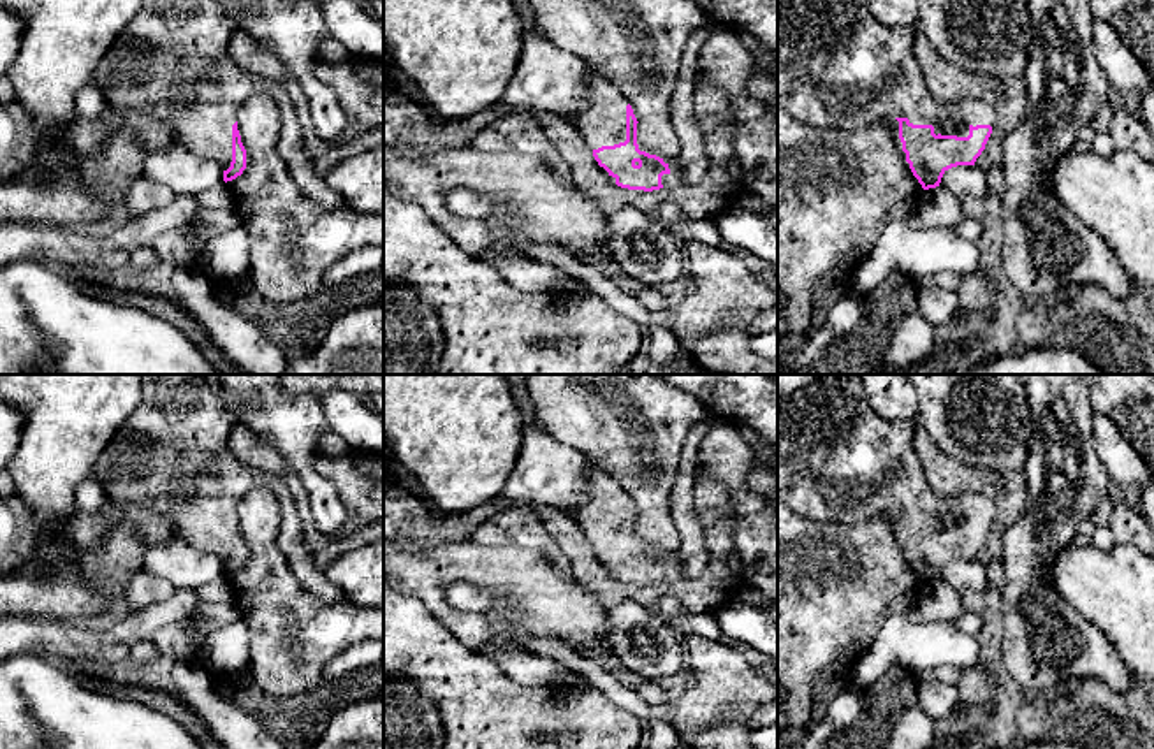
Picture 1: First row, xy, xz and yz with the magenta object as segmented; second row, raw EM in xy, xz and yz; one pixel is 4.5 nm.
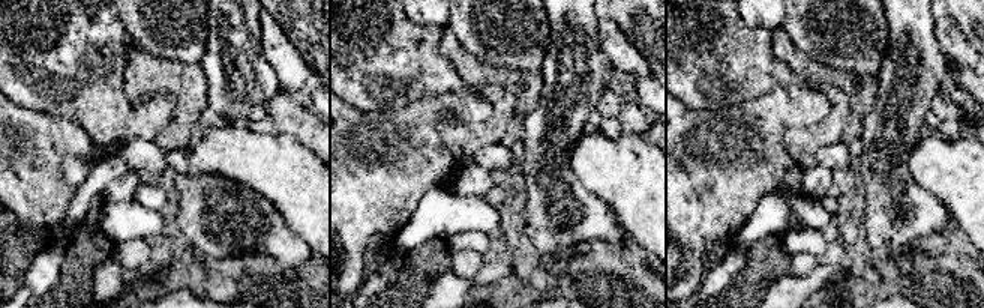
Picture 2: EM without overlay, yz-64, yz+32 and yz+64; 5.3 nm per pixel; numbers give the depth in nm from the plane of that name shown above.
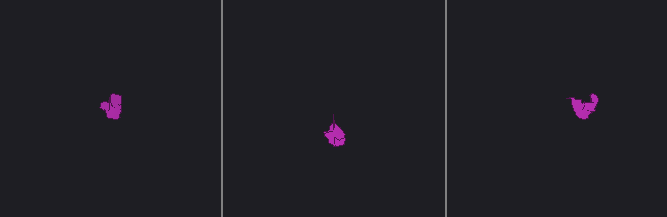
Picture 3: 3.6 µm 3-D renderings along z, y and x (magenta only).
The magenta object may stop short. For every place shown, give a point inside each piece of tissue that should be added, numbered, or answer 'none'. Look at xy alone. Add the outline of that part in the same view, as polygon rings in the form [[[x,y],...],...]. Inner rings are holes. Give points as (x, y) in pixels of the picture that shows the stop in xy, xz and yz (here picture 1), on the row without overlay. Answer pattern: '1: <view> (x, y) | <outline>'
1: xy (171, 456) | [[[142,374],[142,397],[121,424],[93,466],[93,478],[109,503],[141,506],[167,519],[176,536],[216,556],[227,564],[232,556],[232,519],[241,498],[255,487],[269,487],[280,499],[278,545],[299,584],[324,603],[345,594],[315,564],[303,542],[303,526],[294,494],[285,480],[241,464],[230,452],[234,415],[223,406],[218,389],[201,374]]]

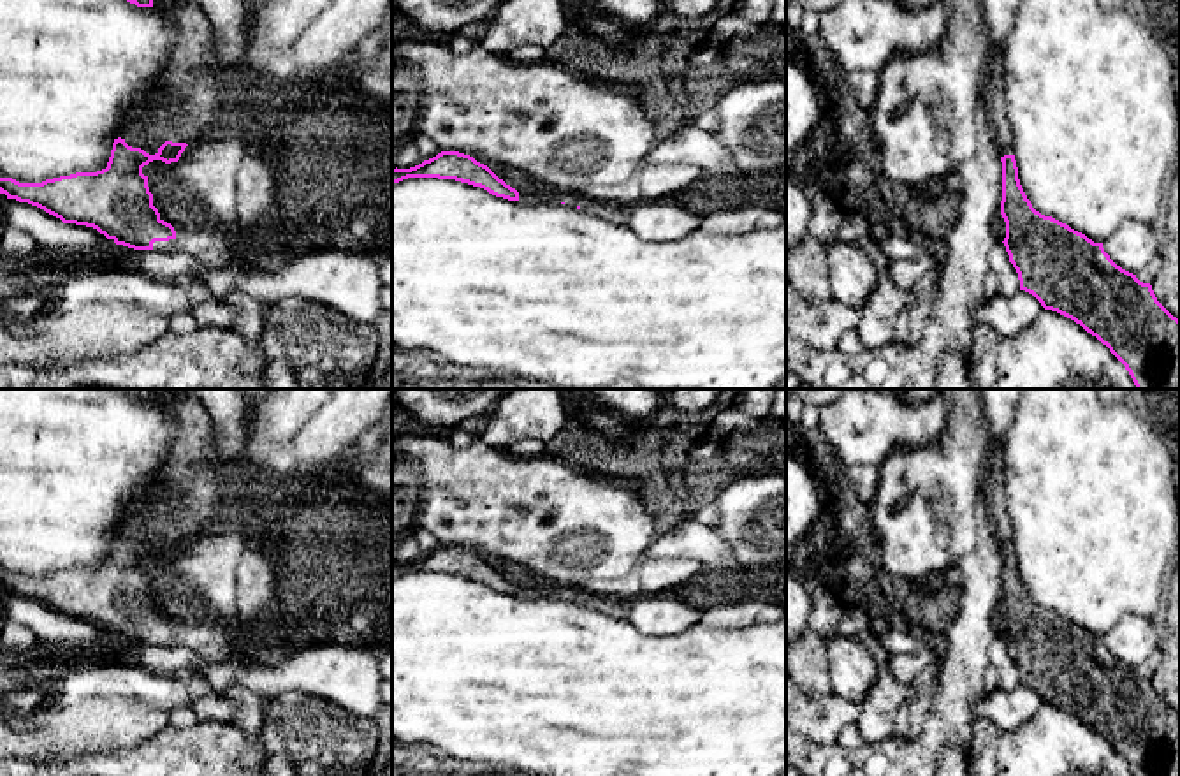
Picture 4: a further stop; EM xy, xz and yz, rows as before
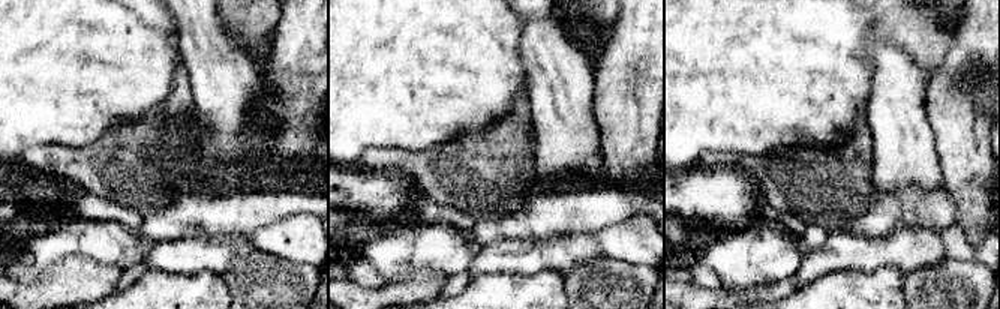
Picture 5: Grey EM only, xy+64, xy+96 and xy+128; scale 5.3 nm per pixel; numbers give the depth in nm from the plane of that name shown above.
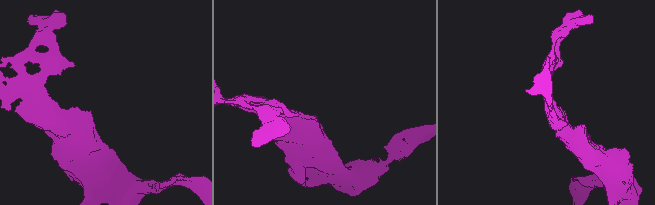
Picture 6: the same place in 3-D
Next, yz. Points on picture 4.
1: yz (994, 491) | [[[988,450],[988,475],[981,482],[983,494],[987,498],[988,519],[994,528],[995,538],[1001,551],[1013,549],[1013,530],[1006,507],[1006,489],[1002,477],[1002,454],[997,450]]]

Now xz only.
1: xz (619, 609) | [[[572,588],[565,598],[572,600],[572,602],[579,600],[584,607],[596,609],[596,611],[600,611],[607,616],[614,616],[617,619],[630,618],[628,600],[607,598],[607,597],[594,595],[582,588]]]

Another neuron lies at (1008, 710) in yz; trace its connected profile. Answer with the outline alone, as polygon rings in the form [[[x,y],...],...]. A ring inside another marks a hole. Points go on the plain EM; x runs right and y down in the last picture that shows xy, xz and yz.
[[[1018,684],[1013,690],[997,688],[980,693],[974,700],[974,714],[1011,732],[1029,721],[1043,704],[1032,688]]]

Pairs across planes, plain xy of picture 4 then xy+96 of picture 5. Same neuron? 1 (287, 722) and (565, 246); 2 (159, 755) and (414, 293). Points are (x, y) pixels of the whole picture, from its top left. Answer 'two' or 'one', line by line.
1: two
2: two

